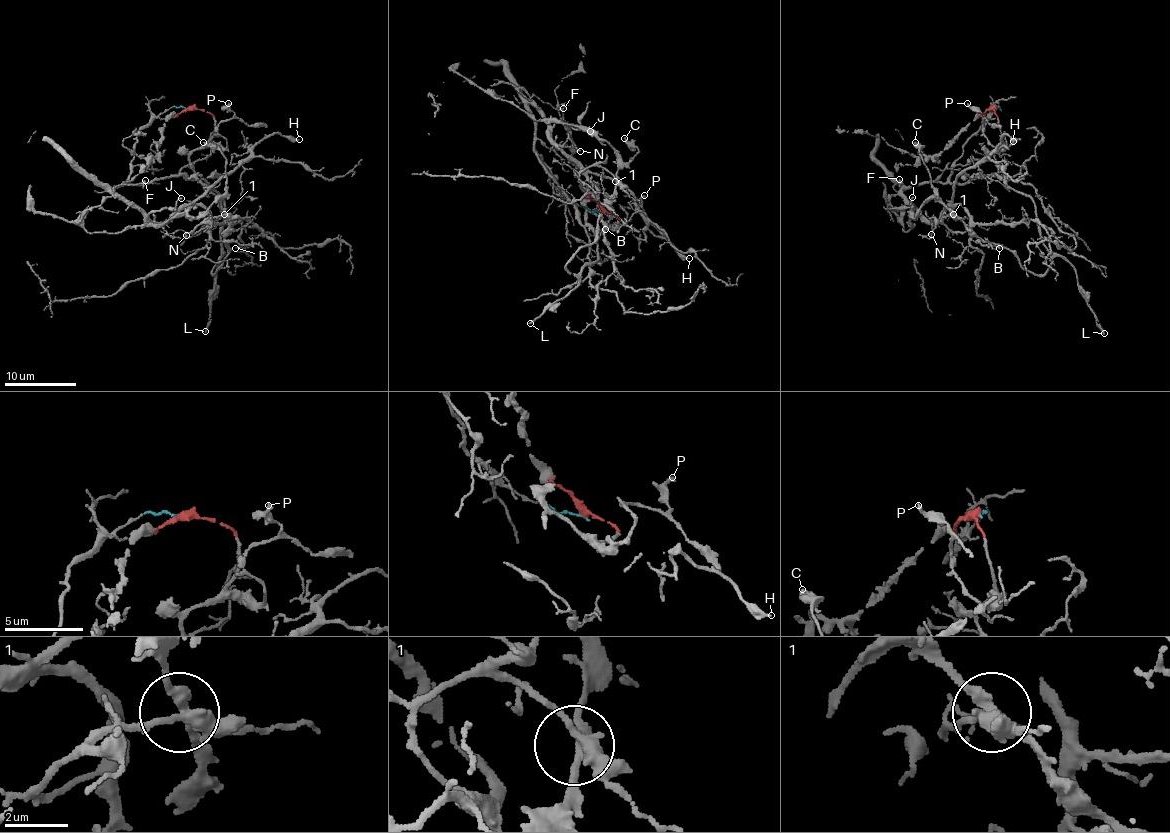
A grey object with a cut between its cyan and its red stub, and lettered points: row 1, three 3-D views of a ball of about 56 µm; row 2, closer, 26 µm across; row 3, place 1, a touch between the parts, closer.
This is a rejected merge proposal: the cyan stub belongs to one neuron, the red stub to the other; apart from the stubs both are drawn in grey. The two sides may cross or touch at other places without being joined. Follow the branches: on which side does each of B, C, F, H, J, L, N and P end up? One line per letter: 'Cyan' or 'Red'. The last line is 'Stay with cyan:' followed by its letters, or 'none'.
B: Cyan
C: Red
F: Cyan
H: Cyan
J: Cyan
L: Red
N: Cyan
P: Red
Stay with cyan: B, F, H, J, N

